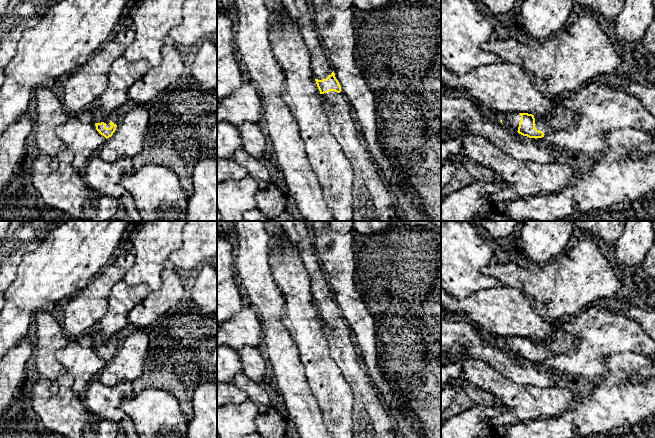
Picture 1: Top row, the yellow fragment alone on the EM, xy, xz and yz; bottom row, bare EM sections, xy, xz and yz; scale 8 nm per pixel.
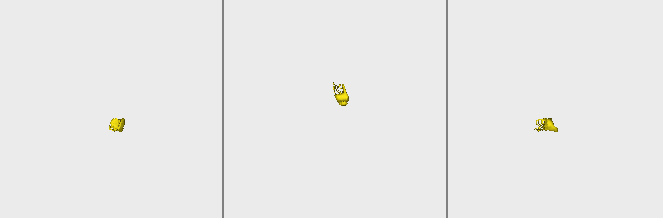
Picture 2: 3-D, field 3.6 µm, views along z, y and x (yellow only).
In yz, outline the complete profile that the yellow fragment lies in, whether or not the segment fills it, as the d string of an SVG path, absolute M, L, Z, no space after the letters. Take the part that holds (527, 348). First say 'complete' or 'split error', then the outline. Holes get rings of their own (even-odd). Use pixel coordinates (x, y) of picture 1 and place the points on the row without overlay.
split error; M508 336L505 338L494 338L494 342L529 362L542 362L548 357L561 353L574 352L578 348L578 341L558 337L554 340L532 339L528 337Z

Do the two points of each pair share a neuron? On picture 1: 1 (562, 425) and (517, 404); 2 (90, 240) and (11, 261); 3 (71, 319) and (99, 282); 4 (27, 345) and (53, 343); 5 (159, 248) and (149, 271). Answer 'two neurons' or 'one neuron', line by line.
1: two neurons
2: two neurons
3: one neuron
4: two neurons
5: one neuron

